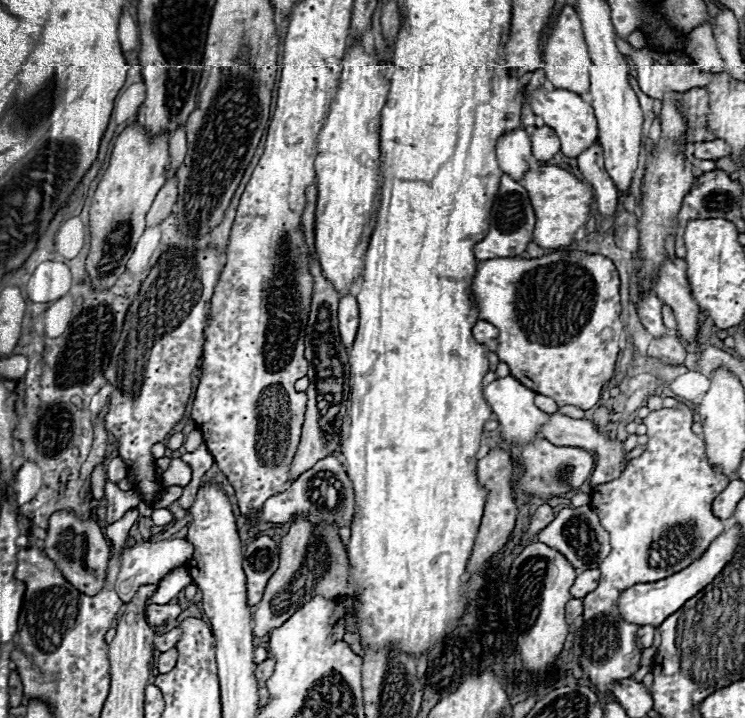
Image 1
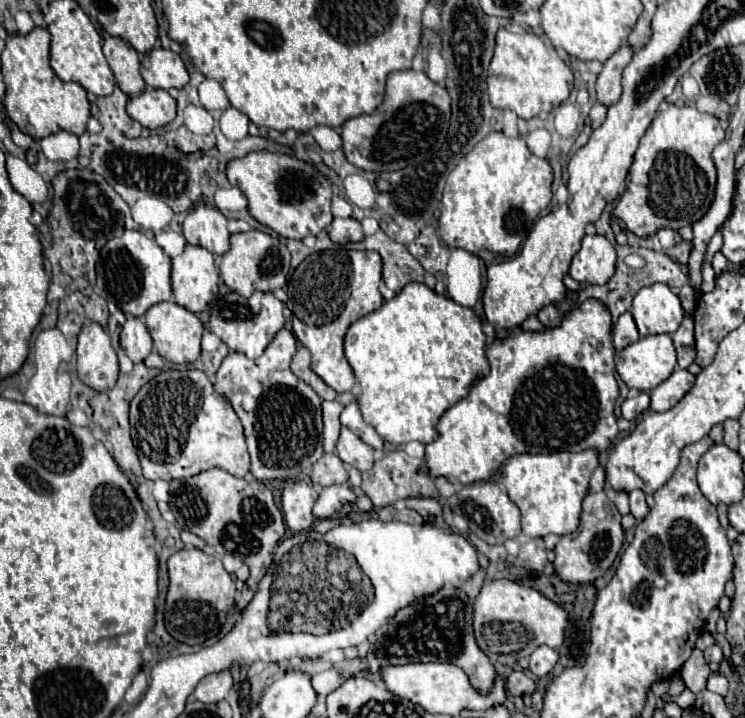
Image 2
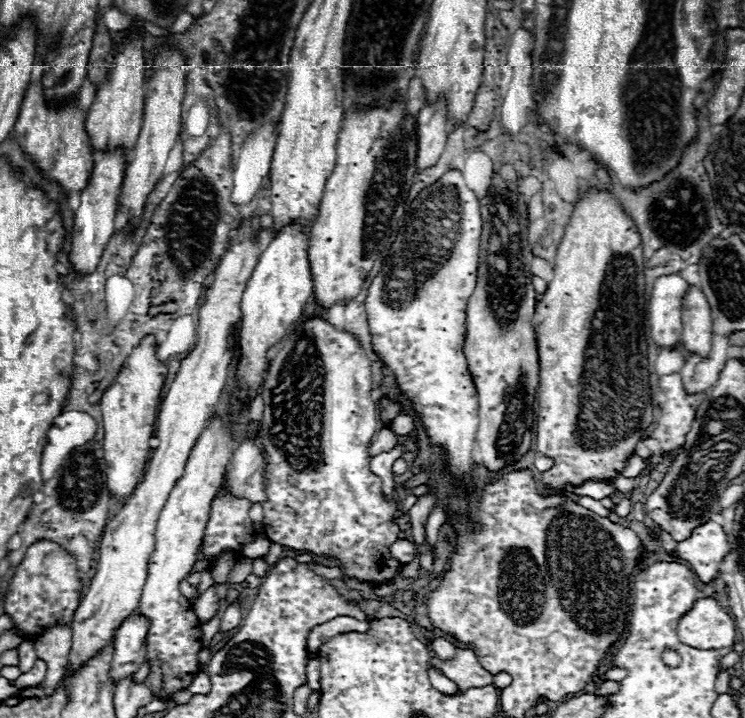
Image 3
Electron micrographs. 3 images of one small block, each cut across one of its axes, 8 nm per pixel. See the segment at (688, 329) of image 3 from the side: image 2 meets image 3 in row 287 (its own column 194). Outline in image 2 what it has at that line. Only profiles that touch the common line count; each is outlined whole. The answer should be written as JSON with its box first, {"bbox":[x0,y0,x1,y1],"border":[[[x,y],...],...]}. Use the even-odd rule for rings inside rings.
{"bbox":[194,670,234,702],"border":[[[222,670],[222,672],[216,672],[216,674],[208,674],[206,678],[202,678],[194,690],[194,696],[200,700],[200,702],[220,702],[224,700],[230,690],[234,686],[234,680],[232,680],[232,672],[230,670]]]}

